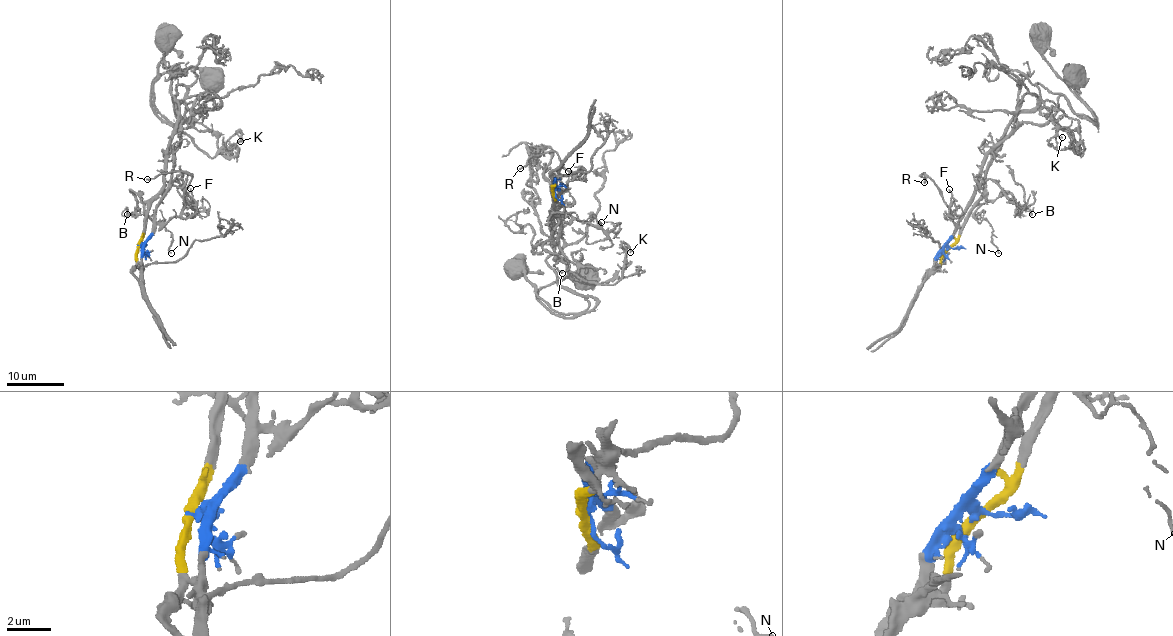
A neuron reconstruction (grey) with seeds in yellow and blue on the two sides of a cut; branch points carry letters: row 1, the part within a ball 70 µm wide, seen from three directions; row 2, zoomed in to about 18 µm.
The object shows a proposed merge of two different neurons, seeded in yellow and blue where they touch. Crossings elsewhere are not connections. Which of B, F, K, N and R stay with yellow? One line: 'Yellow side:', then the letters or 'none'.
Yellow side: B, N

